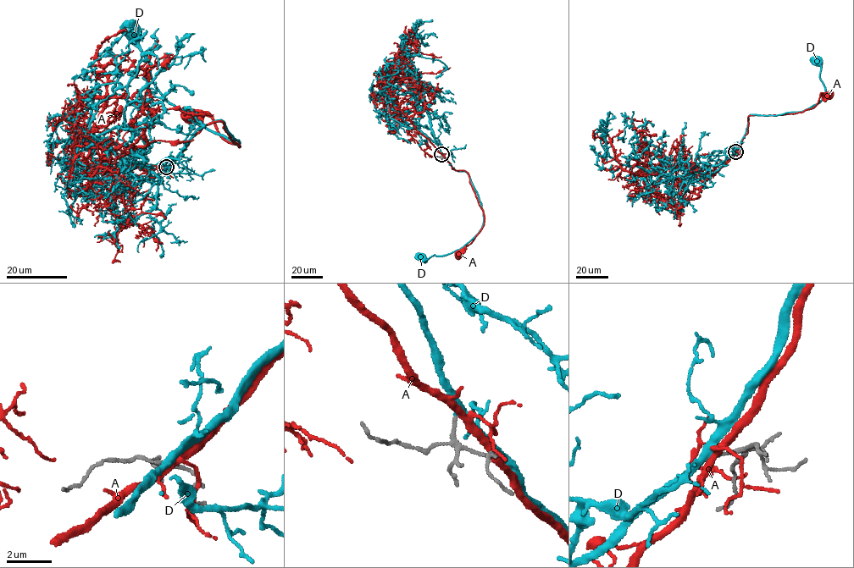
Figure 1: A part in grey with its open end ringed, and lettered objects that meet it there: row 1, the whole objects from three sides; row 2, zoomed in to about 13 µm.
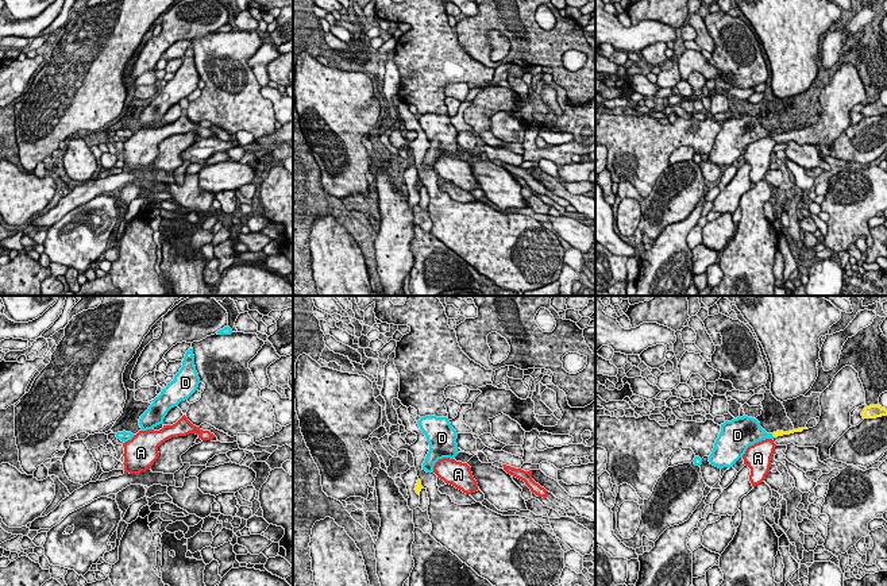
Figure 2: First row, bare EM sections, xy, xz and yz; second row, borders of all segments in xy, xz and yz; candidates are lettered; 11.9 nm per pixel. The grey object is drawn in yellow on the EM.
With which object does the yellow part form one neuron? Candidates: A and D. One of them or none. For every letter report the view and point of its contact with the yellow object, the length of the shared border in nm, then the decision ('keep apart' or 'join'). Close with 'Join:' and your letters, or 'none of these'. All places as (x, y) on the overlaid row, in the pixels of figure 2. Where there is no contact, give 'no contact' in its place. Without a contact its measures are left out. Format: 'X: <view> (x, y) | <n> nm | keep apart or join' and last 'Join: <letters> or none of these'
A: no contact | keep apart
D: yz (772, 435) | 60 nm | join
Join: D

